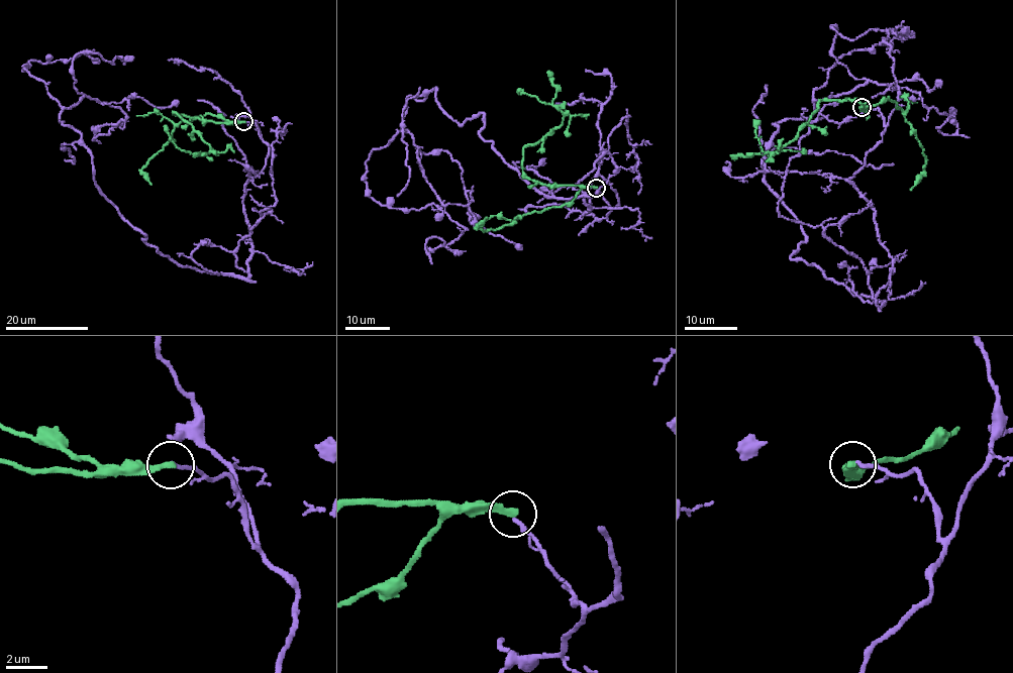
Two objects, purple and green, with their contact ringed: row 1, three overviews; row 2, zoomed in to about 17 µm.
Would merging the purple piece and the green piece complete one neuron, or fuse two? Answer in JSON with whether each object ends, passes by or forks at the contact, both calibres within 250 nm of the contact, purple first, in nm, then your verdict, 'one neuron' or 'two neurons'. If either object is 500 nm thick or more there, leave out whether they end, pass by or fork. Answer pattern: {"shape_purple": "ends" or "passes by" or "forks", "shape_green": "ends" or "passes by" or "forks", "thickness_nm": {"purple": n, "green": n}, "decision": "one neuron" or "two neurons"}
{"shape_purple": "ends", "shape_green": "ends", "thickness_nm": {"purple": 190, "green": 320}, "decision": "two neurons"}

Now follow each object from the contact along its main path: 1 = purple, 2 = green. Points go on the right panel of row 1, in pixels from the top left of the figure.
1: (863, 106), (880, 306), (791, 258), (774, 124), (872, 80), (946, 135), (949, 108)
2: (863, 106), (849, 99), (820, 101), (797, 137), (770, 153), (755, 133), (757, 119)

